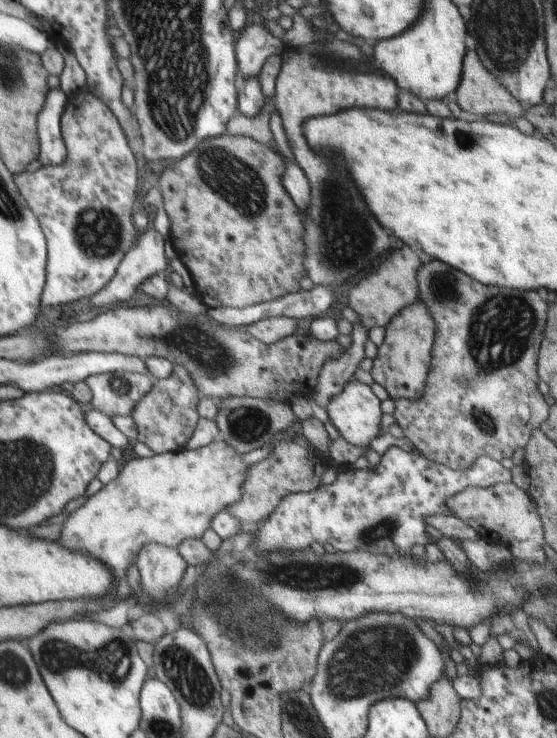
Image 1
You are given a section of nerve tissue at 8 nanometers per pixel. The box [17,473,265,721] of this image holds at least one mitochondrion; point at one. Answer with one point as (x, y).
(111, 661)

